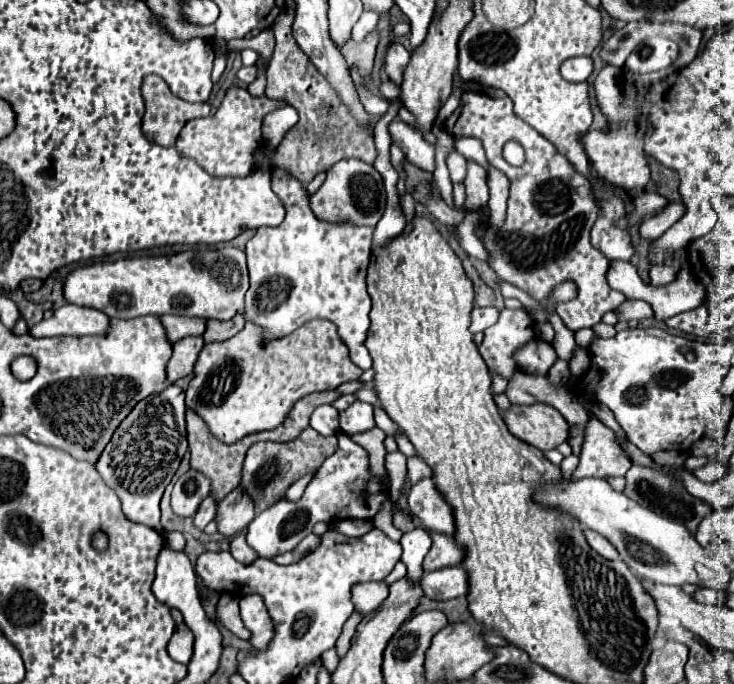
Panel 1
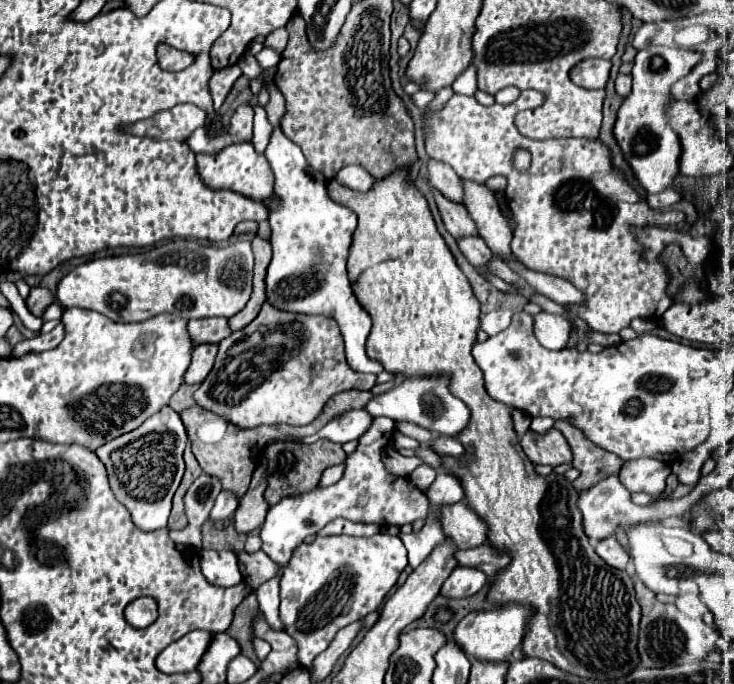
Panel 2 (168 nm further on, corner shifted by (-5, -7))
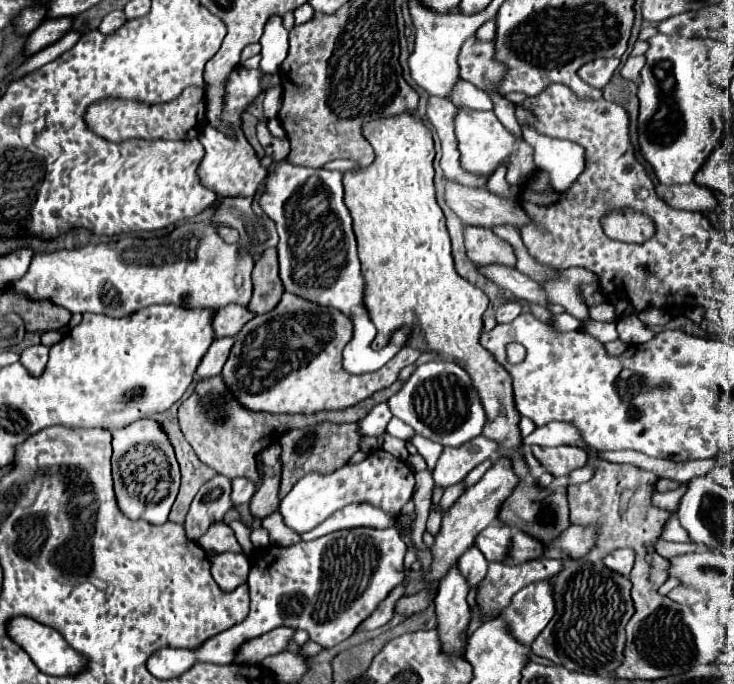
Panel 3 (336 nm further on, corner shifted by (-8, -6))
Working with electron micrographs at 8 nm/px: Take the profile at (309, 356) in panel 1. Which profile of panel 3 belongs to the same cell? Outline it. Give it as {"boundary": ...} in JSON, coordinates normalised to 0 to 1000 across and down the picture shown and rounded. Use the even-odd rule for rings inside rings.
{"boundary":[[[387,428],[384,440],[371,455],[349,461],[327,481],[300,548],[313,575],[341,601],[422,607],[490,589],[510,572],[534,563],[542,554],[542,545],[572,522],[572,513],[553,507],[512,545],[477,548],[466,539],[466,510],[477,496],[480,472],[460,452],[436,449]]]}

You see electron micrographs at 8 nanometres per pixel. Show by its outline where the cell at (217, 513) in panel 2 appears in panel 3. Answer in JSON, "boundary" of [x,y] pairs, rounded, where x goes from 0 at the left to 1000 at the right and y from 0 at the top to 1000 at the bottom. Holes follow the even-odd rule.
{"boundary":[[[319,700],[316,703],[316,735],[319,738],[330,738],[330,735],[338,735],[341,732],[341,727],[346,724],[346,718],[349,718],[349,709],[343,706],[343,703],[338,703],[338,700]]]}

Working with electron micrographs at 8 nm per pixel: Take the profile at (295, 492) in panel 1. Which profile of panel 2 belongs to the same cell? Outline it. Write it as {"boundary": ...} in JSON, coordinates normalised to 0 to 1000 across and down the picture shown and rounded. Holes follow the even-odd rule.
{"boundary":[[[459,678],[459,681],[454,681],[454,684],[446,684],[446,687],[440,690],[440,699],[437,699],[435,711],[451,711],[451,708],[462,705],[465,696],[467,696],[467,690],[470,690],[470,678]]]}

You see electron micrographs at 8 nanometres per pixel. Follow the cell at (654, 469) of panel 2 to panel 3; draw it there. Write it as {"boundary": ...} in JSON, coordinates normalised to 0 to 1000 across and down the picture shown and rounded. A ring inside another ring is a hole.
{"boundary":[[[888,709],[888,735],[894,741],[905,741],[905,744],[921,747],[921,738],[924,738],[929,724],[932,724],[932,718],[907,718],[907,721],[899,721],[894,715],[894,709]]]}

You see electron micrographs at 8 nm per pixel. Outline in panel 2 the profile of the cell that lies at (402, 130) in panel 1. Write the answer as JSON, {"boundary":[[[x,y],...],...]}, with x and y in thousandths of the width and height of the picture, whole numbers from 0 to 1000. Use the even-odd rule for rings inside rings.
{"boundary":[[[584,234],[584,263],[590,275],[601,281],[606,289],[631,298],[631,269],[620,249],[614,249],[614,243],[604,243],[604,237]]]}

